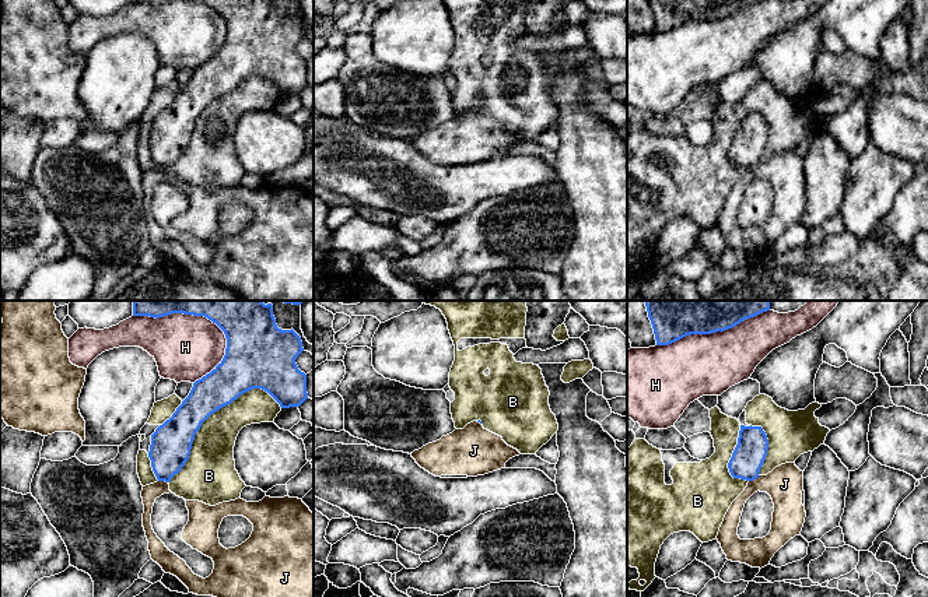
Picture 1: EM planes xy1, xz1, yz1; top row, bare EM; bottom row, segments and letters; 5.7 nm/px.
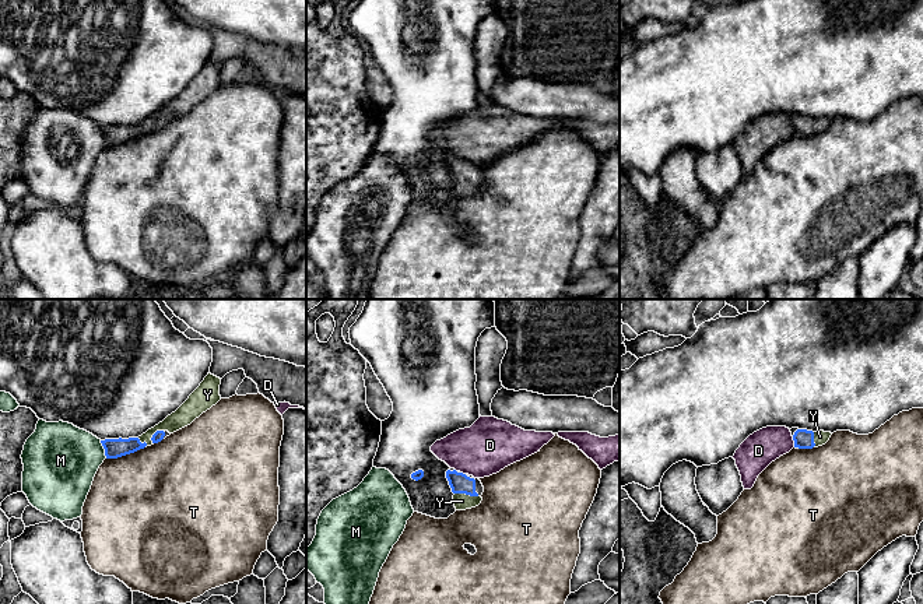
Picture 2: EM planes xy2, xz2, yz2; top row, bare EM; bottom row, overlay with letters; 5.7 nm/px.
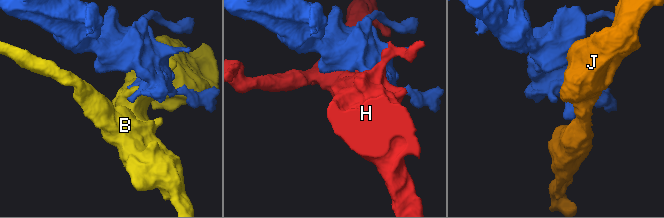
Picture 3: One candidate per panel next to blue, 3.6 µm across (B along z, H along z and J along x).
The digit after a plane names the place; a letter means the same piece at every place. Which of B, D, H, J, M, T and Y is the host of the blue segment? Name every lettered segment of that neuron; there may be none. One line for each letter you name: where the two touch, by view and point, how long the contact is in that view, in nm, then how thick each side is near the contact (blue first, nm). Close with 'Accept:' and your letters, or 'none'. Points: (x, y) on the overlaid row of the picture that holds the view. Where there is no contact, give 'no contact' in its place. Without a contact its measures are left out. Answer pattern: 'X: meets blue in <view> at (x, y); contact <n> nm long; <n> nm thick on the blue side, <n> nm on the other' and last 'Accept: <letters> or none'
Y: meets blue in xz2 at (466, 494); contact 140 nm long; 120 nm thick on the blue side, 90 nm on the other
Accept: Y

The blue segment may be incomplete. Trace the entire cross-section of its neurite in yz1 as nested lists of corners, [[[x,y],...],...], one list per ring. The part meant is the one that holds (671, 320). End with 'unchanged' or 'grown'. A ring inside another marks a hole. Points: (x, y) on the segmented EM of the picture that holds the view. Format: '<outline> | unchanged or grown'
[[[644,301],[656,345],[669,345],[690,334],[711,334],[770,310],[770,301]]] | unchanged

